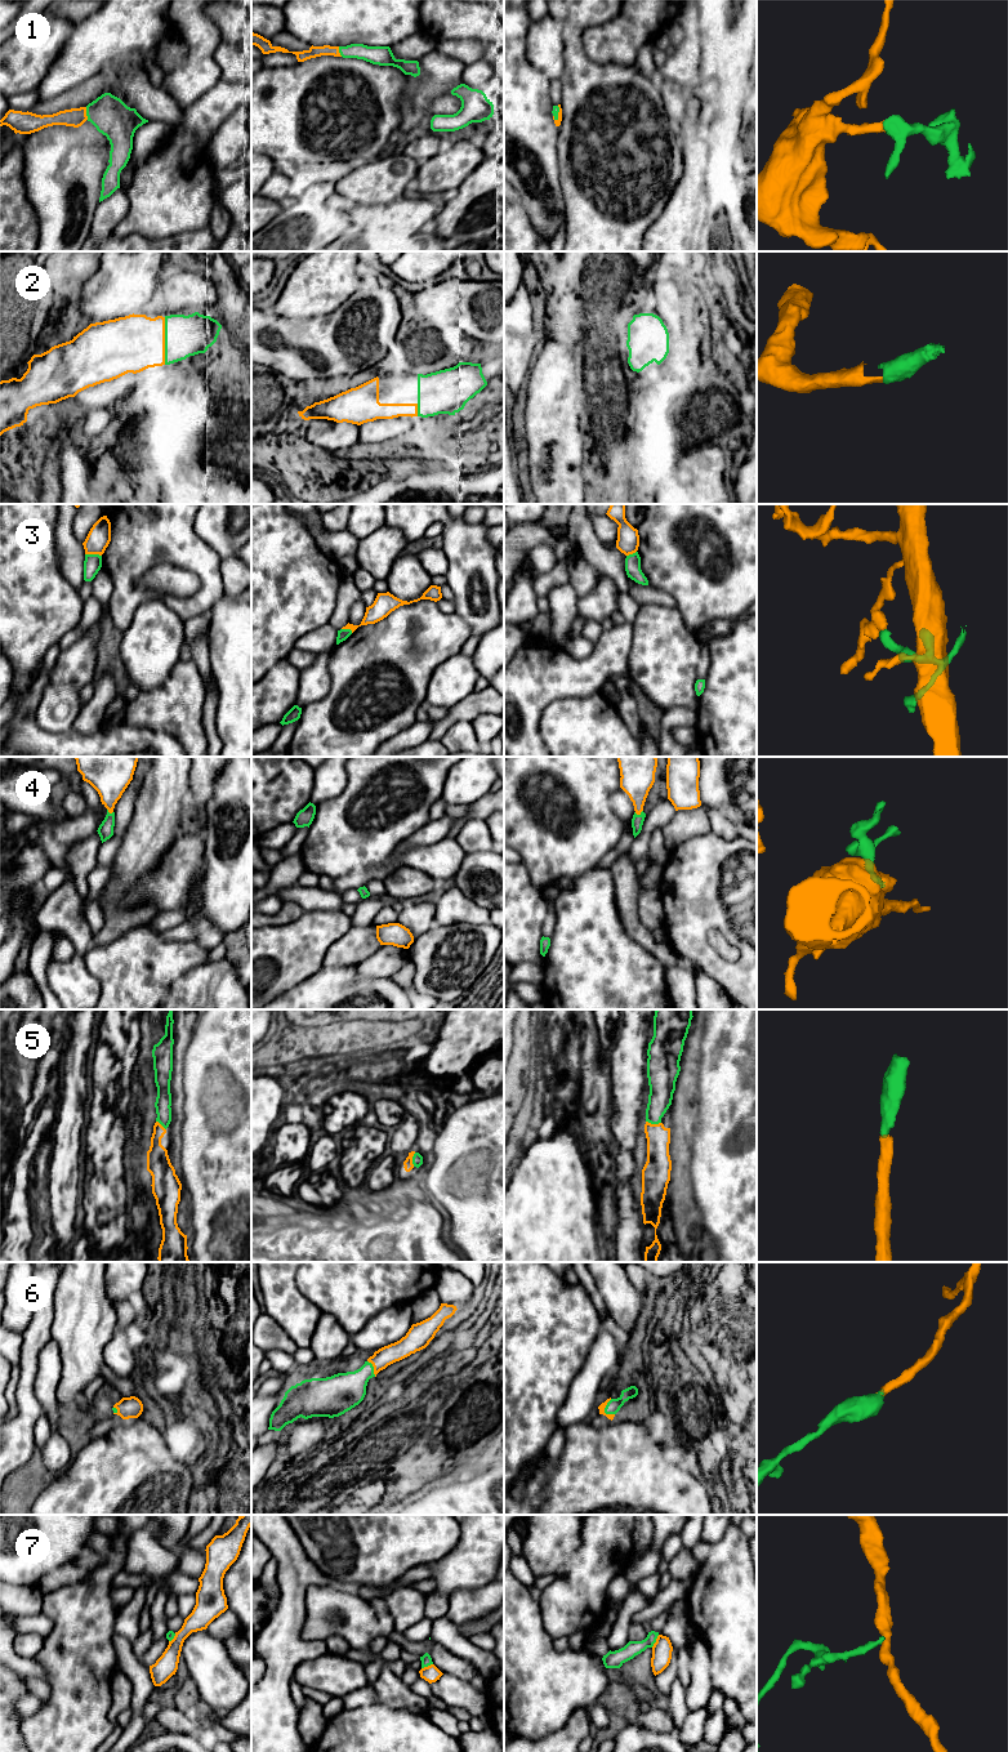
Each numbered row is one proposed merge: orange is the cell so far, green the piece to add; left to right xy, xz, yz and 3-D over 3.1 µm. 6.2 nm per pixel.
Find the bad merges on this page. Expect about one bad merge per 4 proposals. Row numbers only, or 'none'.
3, 7

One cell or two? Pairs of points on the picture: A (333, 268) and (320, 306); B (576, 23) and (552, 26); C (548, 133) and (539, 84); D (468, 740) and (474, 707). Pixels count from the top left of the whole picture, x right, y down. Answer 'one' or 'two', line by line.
A: one
B: two
C: one
D: two

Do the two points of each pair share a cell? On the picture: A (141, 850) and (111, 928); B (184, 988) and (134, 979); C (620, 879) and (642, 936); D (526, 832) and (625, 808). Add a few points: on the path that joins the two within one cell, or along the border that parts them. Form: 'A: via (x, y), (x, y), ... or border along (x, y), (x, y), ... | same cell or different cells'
A: via (128, 869), (116, 892), (116, 909) | same cell
B: border along (195, 967), (181, 973), (165, 995) | different cells
C: via (627, 894), (628, 915), (632, 922) | same cell
D: border along (618, 788), (611, 794), (610, 807), (624, 821) | different cells

